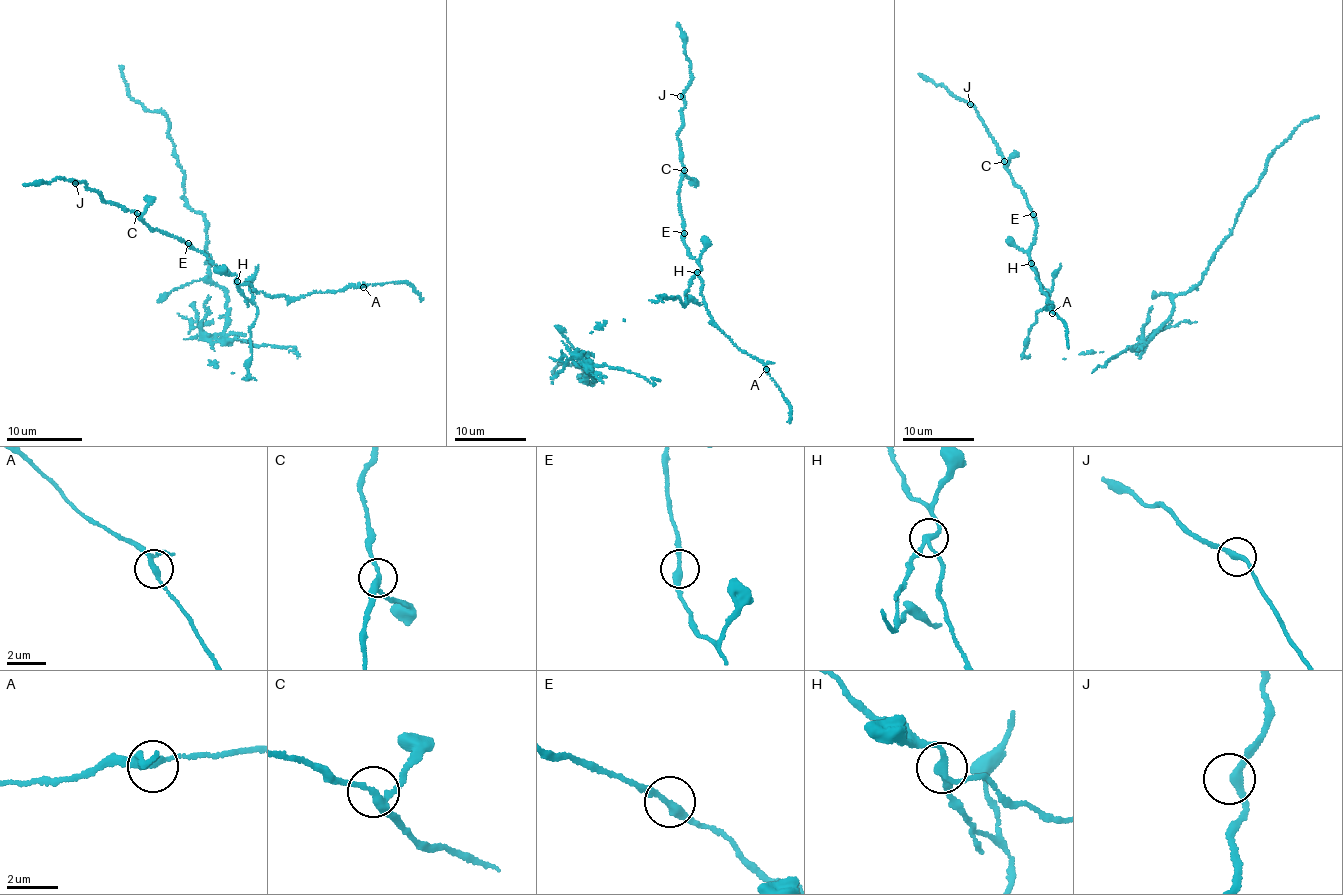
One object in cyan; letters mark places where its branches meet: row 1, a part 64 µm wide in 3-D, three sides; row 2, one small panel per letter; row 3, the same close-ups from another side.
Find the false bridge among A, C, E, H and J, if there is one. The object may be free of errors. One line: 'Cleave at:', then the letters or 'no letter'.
Cleave at: H

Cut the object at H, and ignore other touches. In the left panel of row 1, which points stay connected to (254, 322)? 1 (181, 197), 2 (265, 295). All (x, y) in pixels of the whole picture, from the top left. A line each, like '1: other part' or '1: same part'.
1: same part
2: other part

